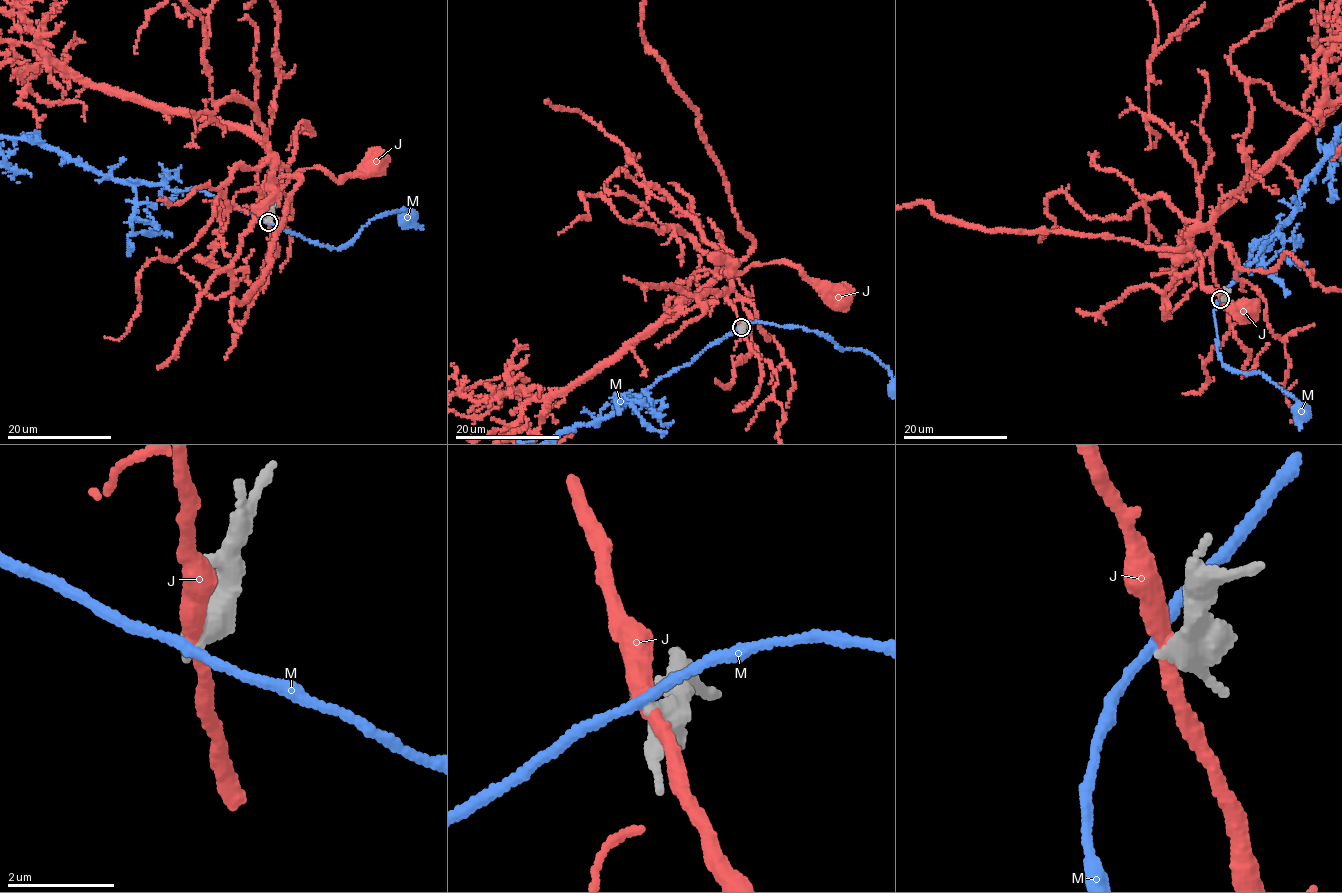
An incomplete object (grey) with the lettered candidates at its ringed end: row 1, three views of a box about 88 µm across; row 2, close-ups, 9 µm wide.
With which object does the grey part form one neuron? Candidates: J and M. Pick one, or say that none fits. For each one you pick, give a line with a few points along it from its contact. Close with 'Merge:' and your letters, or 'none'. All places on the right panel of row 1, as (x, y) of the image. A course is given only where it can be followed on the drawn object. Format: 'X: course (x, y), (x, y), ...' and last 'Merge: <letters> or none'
Merge: none

